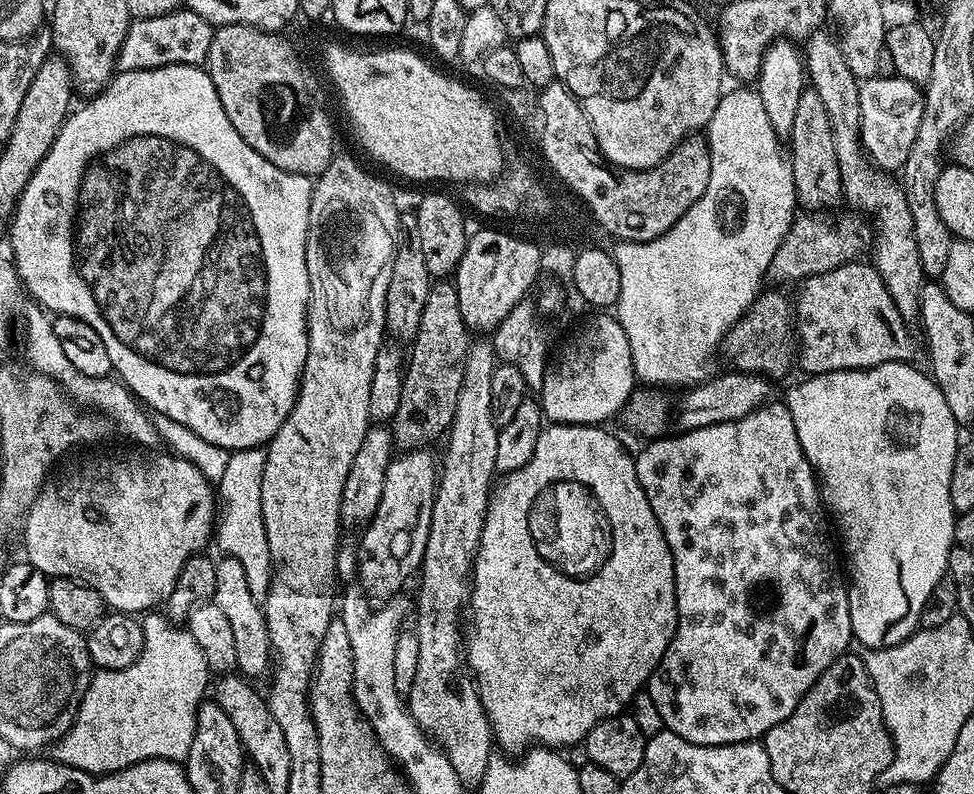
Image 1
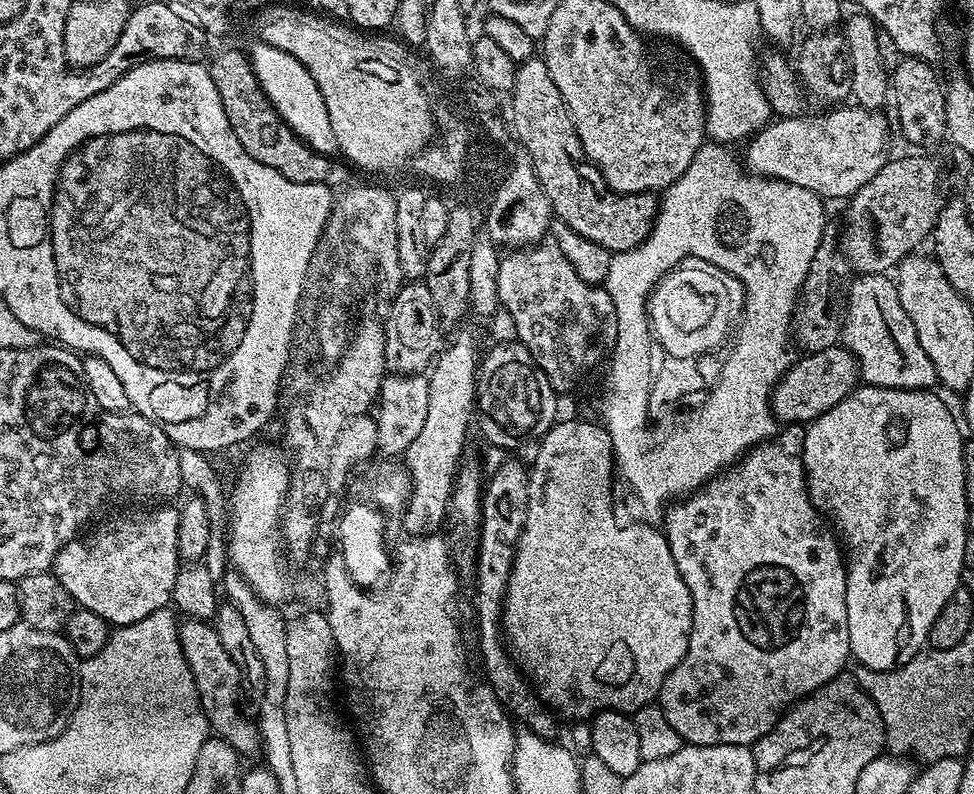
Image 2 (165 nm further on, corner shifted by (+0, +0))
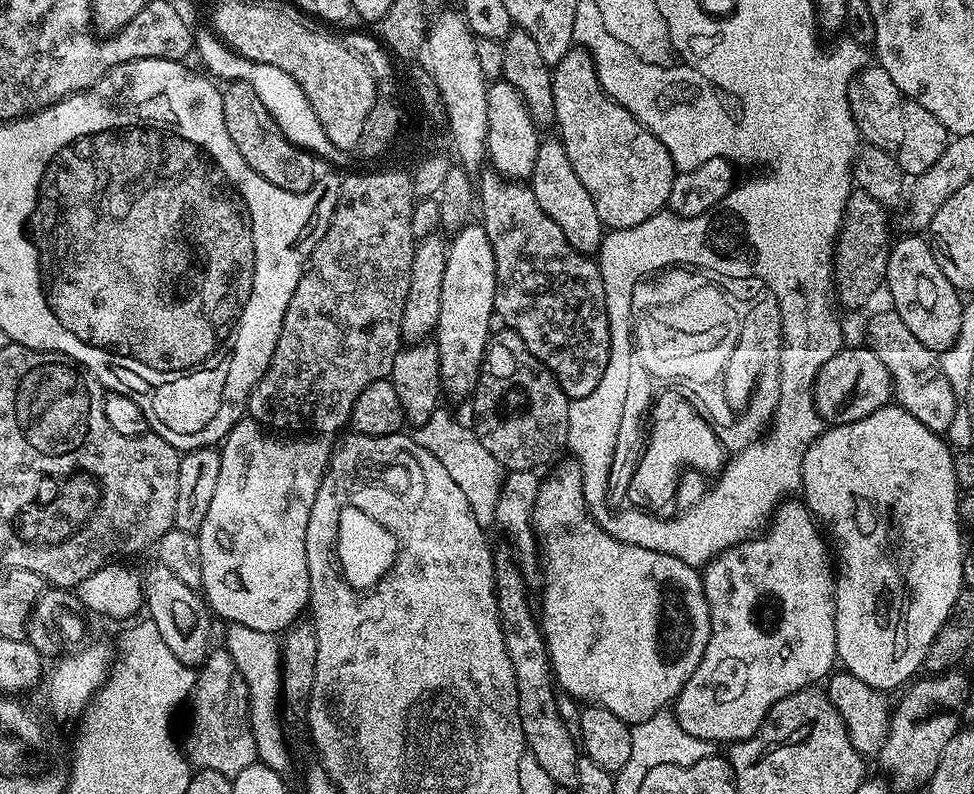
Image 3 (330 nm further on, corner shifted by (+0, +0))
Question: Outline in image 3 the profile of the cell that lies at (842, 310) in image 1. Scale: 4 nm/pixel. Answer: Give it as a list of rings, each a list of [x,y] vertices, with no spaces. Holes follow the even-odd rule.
[[[895,310],[887,311],[878,313],[869,322],[869,341],[867,340],[867,343],[872,351],[878,354],[878,358],[882,358],[882,362],[886,362],[886,370],[890,370],[895,403],[899,407],[905,408],[910,414],[914,414],[914,418],[918,418],[918,422],[922,422],[930,430],[941,434],[947,433],[950,422],[954,422],[957,398],[950,386],[950,382],[946,378],[946,374],[942,370],[939,355],[926,346],[922,346],[922,342],[918,342],[918,338],[914,338],[914,333],[907,328],[906,322],[902,322],[902,318]]]

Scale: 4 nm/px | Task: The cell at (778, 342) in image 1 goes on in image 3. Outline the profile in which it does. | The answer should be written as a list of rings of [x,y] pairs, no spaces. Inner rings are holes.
[[[853,190],[846,202],[844,221],[840,233],[836,235],[834,253],[834,296],[841,309],[862,307],[879,288],[881,291],[887,281],[890,247],[888,214],[887,207],[861,190]]]

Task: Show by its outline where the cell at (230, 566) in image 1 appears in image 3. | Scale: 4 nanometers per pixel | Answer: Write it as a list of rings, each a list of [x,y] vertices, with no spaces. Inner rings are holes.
[[[213,647],[204,663],[196,672],[196,685],[192,688],[190,705],[192,704],[192,721],[188,724],[188,737],[183,737],[182,747],[193,769],[218,770],[218,774],[235,778],[246,770],[246,766],[257,763],[254,734],[248,721],[248,691],[246,682],[242,682],[242,674],[238,674],[238,666],[234,666],[234,658],[230,658],[227,648]]]

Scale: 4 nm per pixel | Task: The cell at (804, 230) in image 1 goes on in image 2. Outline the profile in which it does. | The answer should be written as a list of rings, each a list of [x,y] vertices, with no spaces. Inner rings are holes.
[[[900,156],[889,159],[888,163],[882,166],[882,170],[878,170],[878,174],[874,174],[874,178],[870,178],[870,182],[866,182],[866,186],[862,186],[847,201],[848,217],[844,220],[844,236],[839,237],[838,243],[843,251],[844,256],[848,259],[849,265],[857,273],[860,274],[888,274],[893,271],[903,260],[913,255],[917,251],[916,248],[920,243],[927,241],[932,235],[932,228],[936,224],[936,216],[940,213],[940,205],[942,203],[942,195],[940,196],[940,164],[936,160],[931,160],[928,156]]]

